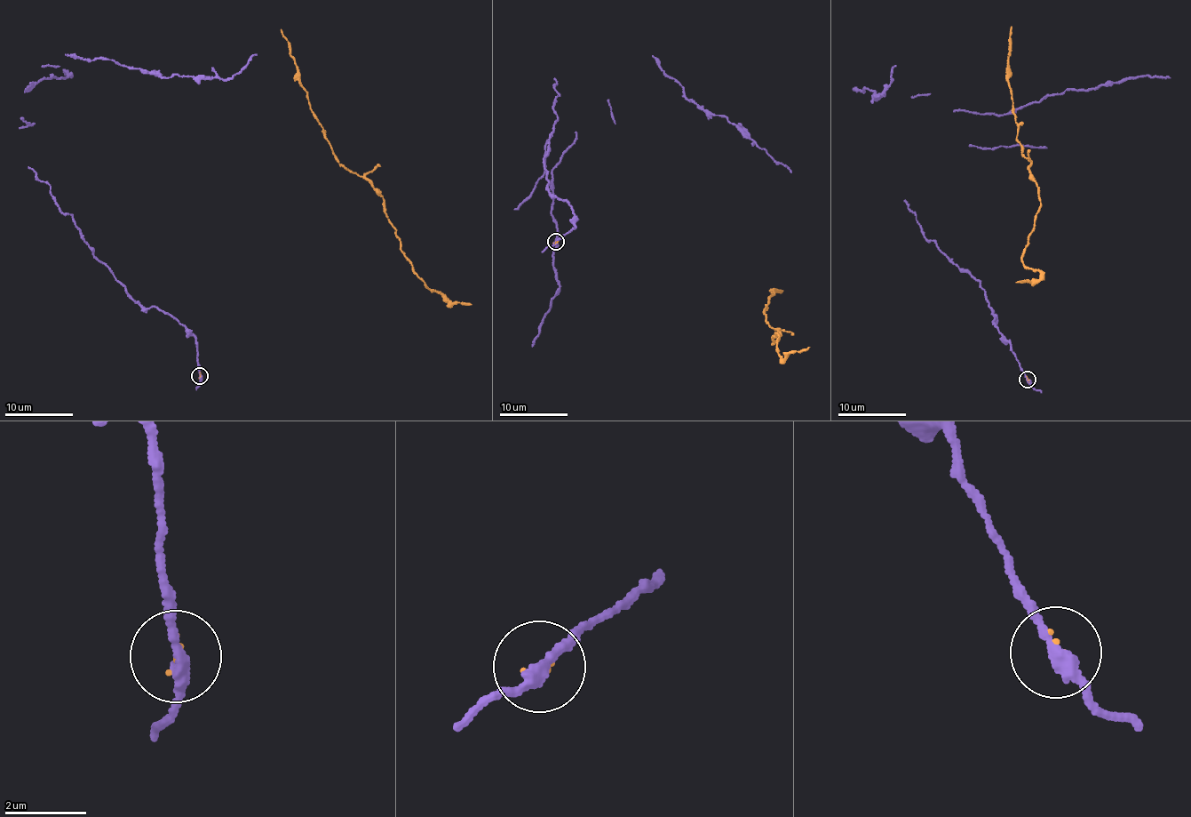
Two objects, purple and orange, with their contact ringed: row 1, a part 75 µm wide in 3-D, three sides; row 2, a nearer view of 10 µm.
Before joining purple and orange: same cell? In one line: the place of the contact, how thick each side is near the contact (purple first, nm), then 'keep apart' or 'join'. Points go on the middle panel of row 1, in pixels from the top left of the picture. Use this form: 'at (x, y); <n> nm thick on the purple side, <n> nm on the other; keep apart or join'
at (556, 242); 280 nm thick on the purple side, 70 nm on the other; keep apart

